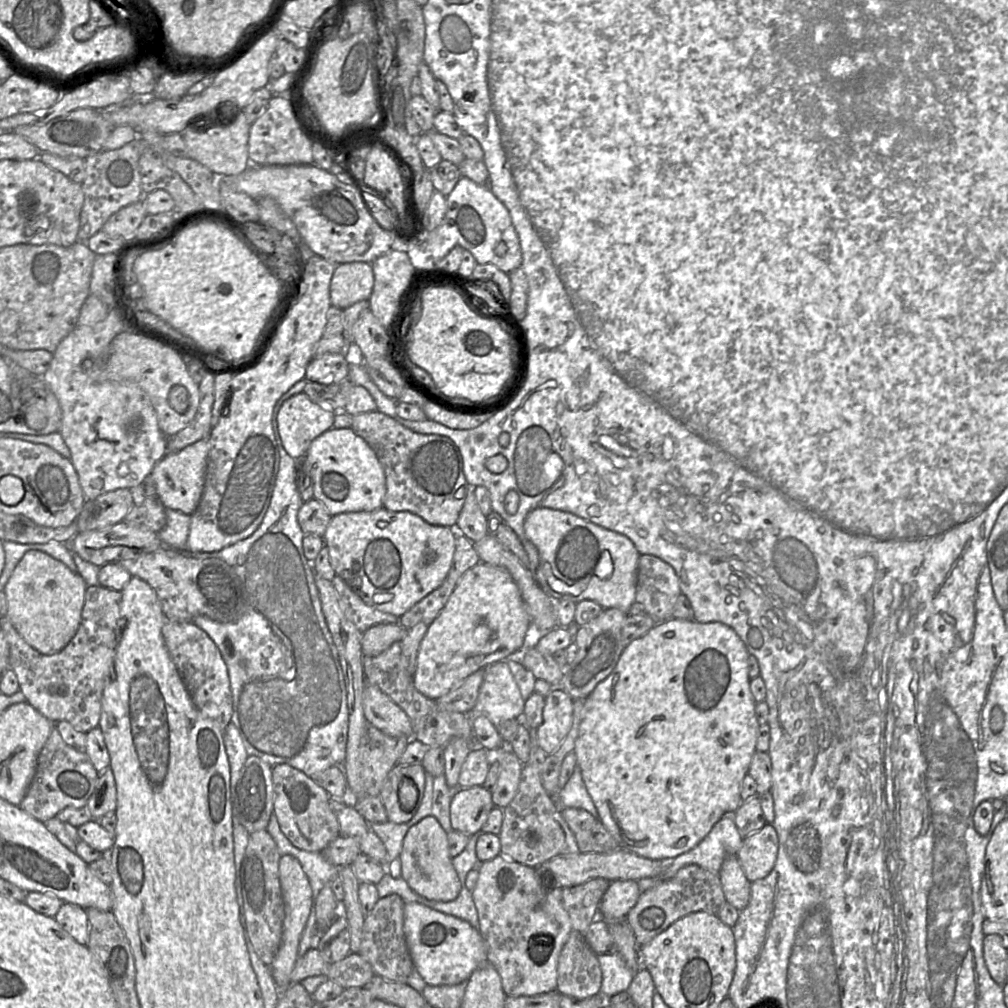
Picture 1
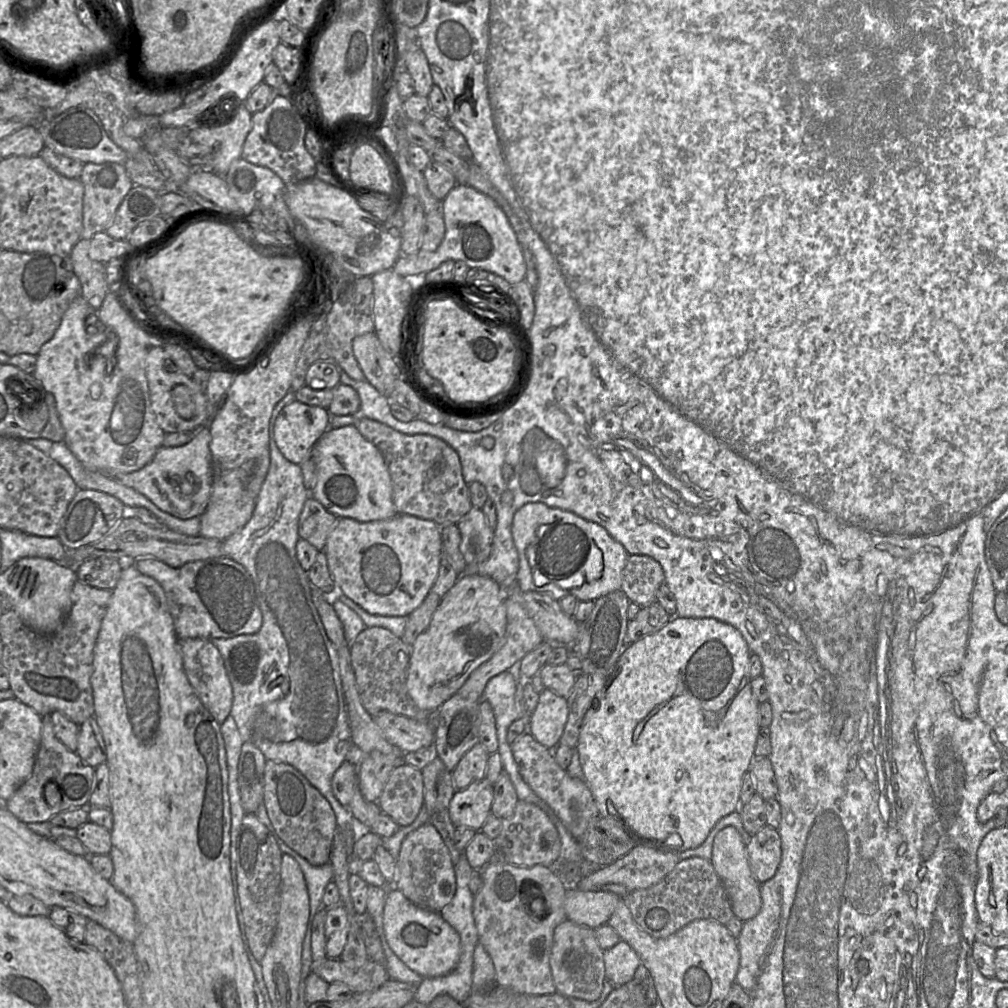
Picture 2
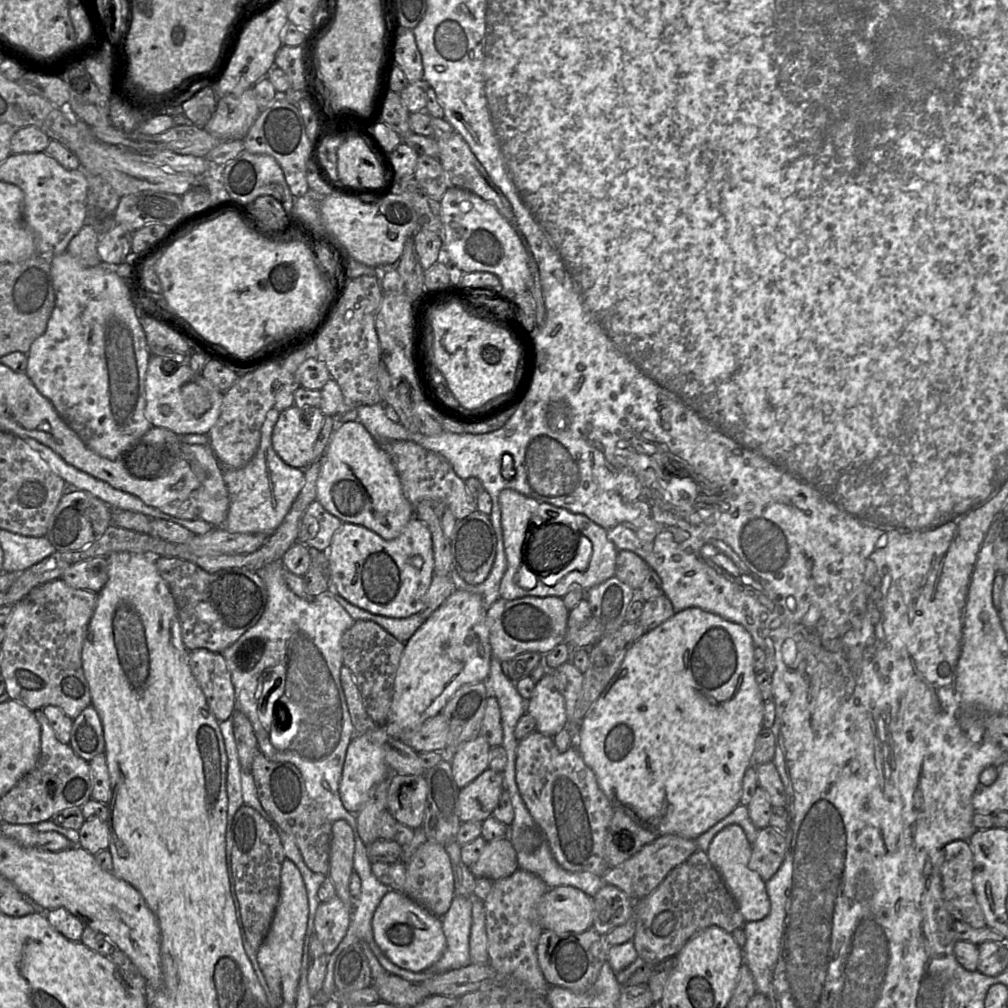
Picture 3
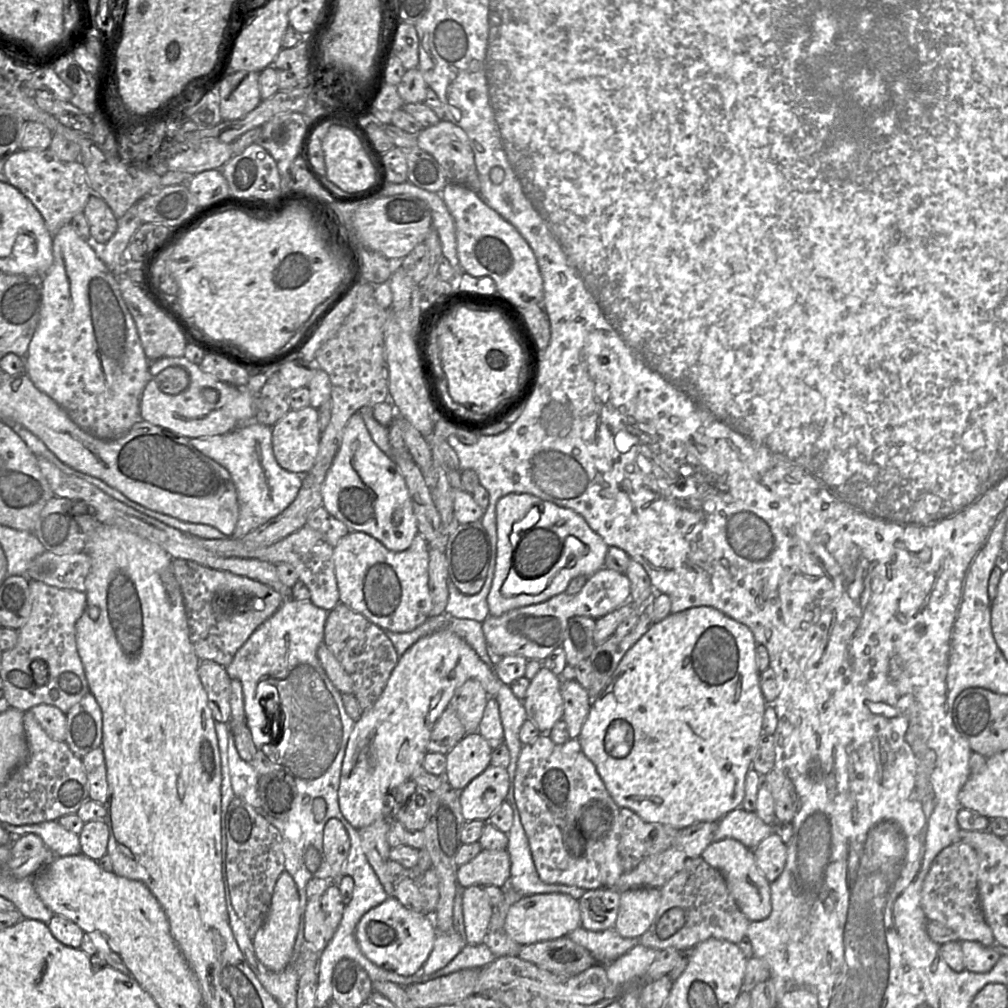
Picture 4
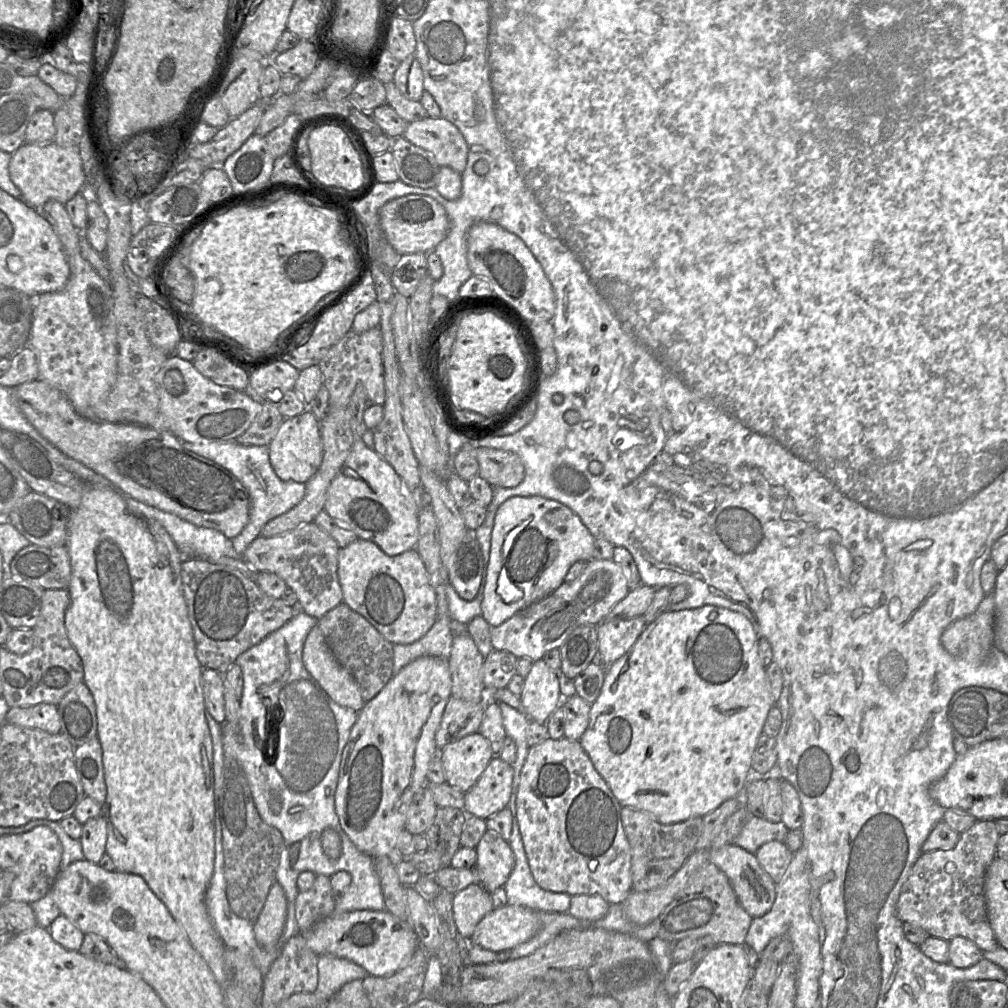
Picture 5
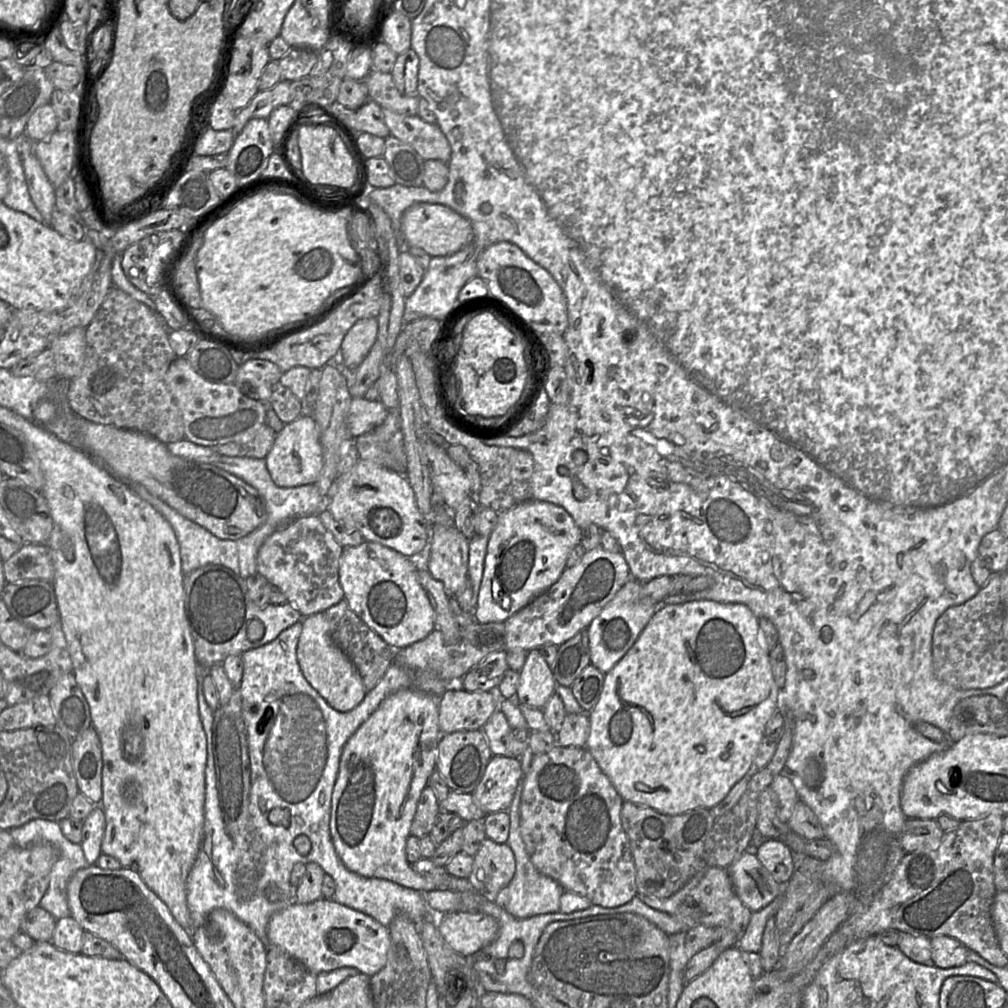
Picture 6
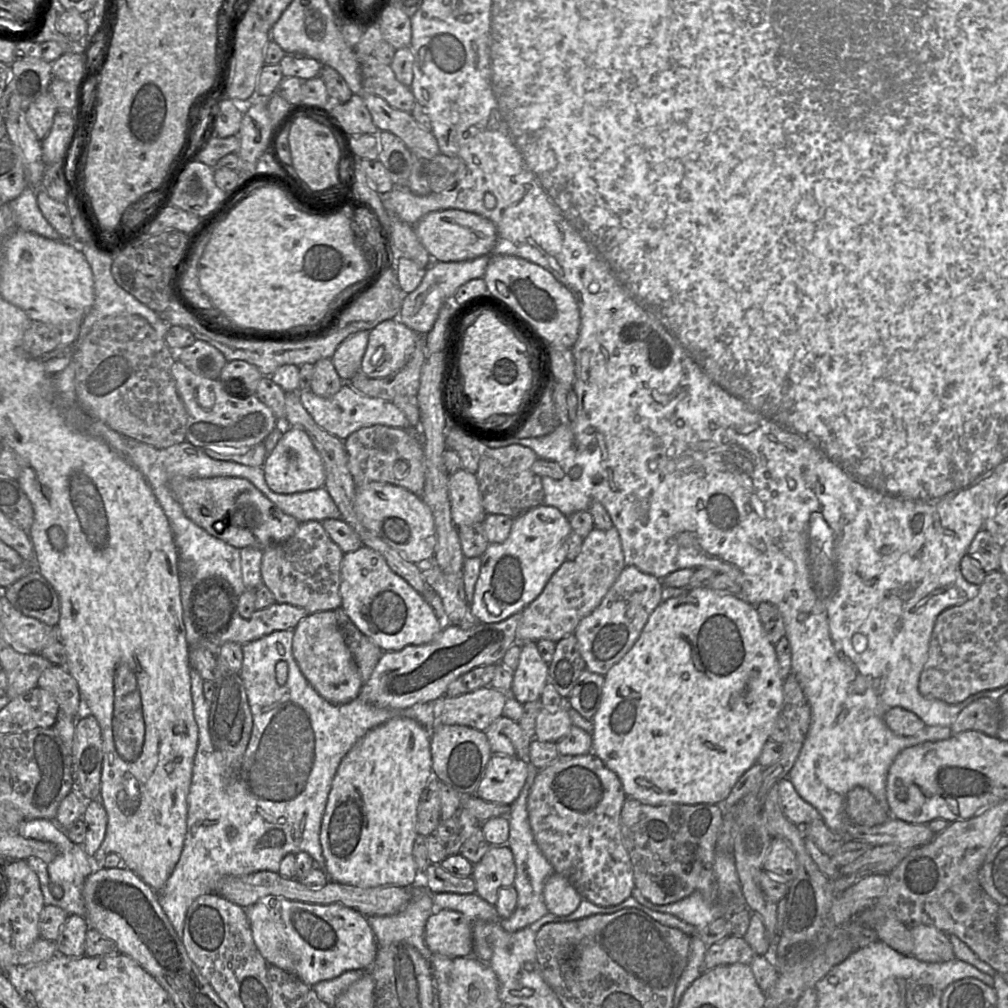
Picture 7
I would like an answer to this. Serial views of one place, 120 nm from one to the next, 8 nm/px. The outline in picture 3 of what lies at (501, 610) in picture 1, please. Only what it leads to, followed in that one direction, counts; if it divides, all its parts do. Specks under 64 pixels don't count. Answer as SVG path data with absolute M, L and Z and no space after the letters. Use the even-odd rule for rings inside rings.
M455 589L405 643L395 676L388 720L383 726L390 737L399 739L401 734L419 728L424 721L441 713L448 700L461 686L487 680L492 648L486 612L480 595Z

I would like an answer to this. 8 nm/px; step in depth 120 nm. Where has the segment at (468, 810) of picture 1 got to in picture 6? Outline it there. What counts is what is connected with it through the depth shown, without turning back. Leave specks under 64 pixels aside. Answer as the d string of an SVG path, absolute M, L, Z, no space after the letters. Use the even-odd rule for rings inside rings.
M492 755L481 781L472 792L475 802L486 815L509 812L521 774L519 758Z

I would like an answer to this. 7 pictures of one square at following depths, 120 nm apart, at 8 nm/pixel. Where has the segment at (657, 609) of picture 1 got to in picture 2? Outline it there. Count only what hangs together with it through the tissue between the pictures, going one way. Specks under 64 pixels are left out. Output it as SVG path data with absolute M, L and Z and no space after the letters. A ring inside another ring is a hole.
M632 554L622 574L622 590L631 602L646 607L656 600L659 587L665 583L661 564L647 555Z

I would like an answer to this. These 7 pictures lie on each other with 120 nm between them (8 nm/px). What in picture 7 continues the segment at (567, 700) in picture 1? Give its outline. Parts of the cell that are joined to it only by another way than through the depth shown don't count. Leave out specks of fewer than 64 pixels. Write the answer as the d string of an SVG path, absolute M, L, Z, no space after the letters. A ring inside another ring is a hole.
M536 642L520 644L519 664L513 672L509 695L525 704L541 699L544 687L549 681L549 664L542 659Z

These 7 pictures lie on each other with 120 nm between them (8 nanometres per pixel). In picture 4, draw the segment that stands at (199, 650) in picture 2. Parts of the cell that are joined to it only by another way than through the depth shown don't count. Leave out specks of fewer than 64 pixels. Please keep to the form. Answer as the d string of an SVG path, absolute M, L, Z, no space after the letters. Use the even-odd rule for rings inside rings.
M200 661L198 675L207 693L208 706L214 720L229 723L231 678L226 669L213 661Z

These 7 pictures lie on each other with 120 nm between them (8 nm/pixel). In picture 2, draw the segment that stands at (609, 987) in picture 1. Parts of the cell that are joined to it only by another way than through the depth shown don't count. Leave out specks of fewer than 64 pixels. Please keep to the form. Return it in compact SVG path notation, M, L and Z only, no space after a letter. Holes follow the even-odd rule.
M620 940L615 946L604 951L604 964L606 979L619 987L634 979L641 960L627 942Z

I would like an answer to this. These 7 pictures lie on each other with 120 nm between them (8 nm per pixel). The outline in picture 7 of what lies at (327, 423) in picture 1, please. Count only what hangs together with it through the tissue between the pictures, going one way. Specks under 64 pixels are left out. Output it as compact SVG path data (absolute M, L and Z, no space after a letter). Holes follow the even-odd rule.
M285 427L285 433L282 435L273 451L266 457L263 469L267 485L273 492L279 494L291 494L318 489L323 487L326 481L322 459L308 434L300 428Z

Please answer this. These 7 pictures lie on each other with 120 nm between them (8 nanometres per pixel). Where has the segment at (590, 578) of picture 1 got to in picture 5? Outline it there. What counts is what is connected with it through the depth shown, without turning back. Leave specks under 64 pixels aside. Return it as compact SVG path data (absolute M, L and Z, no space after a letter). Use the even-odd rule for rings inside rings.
M542 496L507 499L499 506L494 520L481 616L491 627L497 627L517 612L550 595L564 583L574 562L594 559L594 540L578 515L558 501Z

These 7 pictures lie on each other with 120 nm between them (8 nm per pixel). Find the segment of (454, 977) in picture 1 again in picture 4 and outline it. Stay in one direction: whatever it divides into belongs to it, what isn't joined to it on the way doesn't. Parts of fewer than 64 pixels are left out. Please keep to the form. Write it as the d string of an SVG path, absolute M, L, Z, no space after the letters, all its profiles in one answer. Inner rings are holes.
M388 897L382 904L368 911L359 921L355 936L362 953L376 966L403 976L417 974L431 954L437 936L431 916L405 908L396 898Z

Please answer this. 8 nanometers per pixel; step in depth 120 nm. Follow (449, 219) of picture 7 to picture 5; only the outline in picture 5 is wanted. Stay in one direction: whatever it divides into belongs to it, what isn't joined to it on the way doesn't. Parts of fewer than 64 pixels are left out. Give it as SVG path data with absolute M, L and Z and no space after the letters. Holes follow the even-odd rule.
M410 194L388 201L380 209L379 218L385 238L400 255L434 251L450 229L449 218L443 206L421 194Z

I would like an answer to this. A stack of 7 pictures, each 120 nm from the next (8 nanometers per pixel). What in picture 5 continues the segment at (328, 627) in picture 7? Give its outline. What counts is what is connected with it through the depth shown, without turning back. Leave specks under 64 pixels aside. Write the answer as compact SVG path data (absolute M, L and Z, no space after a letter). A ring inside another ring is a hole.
M319 625L305 640L302 661L306 670L338 705L360 712L365 705L352 674L335 658Z

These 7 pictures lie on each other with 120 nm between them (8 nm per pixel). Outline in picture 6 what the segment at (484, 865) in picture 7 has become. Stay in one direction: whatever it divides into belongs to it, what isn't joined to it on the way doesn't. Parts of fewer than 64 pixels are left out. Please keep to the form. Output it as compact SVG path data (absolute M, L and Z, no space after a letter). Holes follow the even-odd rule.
M486 837L473 857L473 869L468 880L478 896L495 902L499 891L512 880L515 870L515 857L509 845Z

